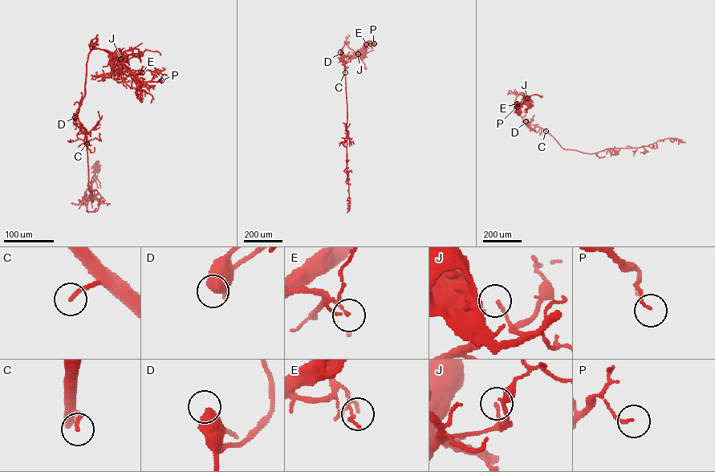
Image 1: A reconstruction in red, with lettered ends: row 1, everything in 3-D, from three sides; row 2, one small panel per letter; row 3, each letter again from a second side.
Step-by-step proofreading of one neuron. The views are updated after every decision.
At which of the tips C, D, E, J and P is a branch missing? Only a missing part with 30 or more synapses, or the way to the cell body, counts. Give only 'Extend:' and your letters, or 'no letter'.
Extend: C

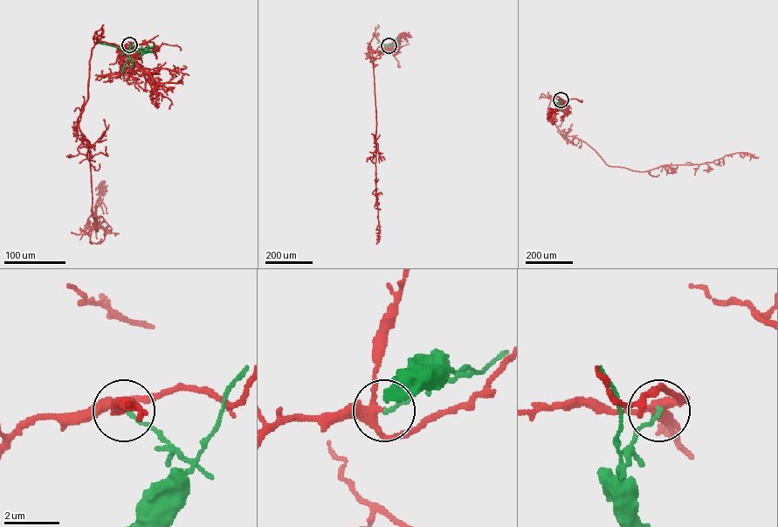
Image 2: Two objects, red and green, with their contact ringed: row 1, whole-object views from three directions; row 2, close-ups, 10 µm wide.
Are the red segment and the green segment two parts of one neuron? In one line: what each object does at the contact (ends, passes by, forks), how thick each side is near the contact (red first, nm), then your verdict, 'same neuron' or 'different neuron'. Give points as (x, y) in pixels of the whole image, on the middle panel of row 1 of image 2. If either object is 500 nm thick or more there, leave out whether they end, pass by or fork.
red forks; green ends; calibres 240 and 120 nm; different neuron

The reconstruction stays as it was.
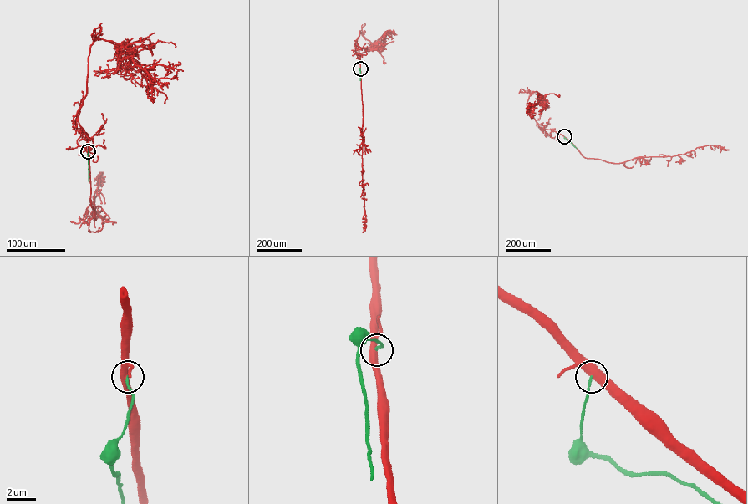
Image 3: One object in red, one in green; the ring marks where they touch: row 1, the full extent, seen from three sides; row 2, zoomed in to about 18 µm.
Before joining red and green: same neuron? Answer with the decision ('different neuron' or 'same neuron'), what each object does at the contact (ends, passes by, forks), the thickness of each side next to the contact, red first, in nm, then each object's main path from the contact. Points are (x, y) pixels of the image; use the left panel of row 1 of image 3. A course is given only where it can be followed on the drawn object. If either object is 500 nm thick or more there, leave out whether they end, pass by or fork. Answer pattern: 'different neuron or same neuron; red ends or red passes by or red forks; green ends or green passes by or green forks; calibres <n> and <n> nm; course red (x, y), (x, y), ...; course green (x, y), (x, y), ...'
different neuron; calibres 500 and 140 nm; course red (88, 151), (78, 112), (86, 93), (90, 47), (102, 39), (126, 48), (142, 39), (151, 44); course green (88, 151), (89, 181)

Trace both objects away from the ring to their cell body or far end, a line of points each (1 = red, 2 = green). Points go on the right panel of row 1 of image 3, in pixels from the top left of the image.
1: (564, 136), (540, 128), (526, 105), (529, 96), (532, 94), (541, 97), (551, 94), (558, 95)
2: (564, 136), (577, 148)

